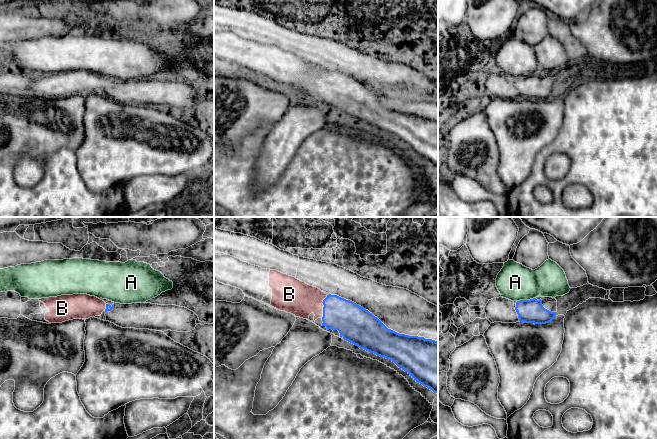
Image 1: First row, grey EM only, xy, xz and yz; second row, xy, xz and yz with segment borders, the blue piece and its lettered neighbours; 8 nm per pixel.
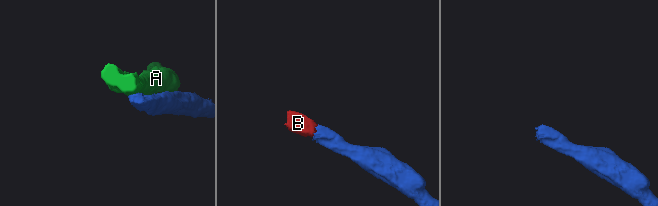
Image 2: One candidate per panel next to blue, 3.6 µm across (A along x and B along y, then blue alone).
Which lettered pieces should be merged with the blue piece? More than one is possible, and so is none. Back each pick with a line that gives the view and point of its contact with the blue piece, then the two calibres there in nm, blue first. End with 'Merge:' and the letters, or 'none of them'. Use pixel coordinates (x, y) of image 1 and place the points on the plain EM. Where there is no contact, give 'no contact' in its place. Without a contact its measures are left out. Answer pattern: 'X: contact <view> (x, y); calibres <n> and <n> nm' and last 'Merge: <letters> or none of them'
B: contact xz (324, 82); calibres 280 and 280 nm
Merge: B

